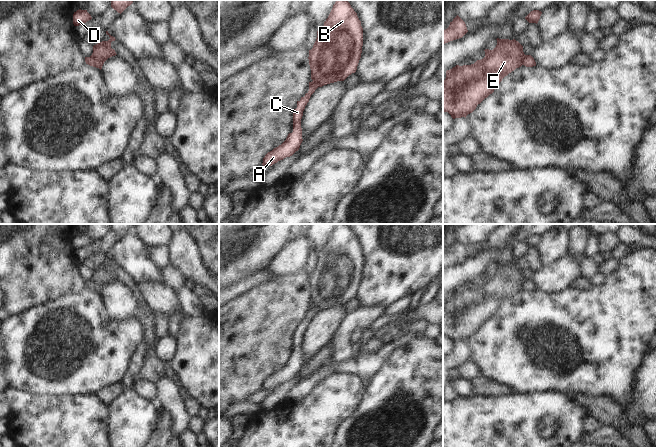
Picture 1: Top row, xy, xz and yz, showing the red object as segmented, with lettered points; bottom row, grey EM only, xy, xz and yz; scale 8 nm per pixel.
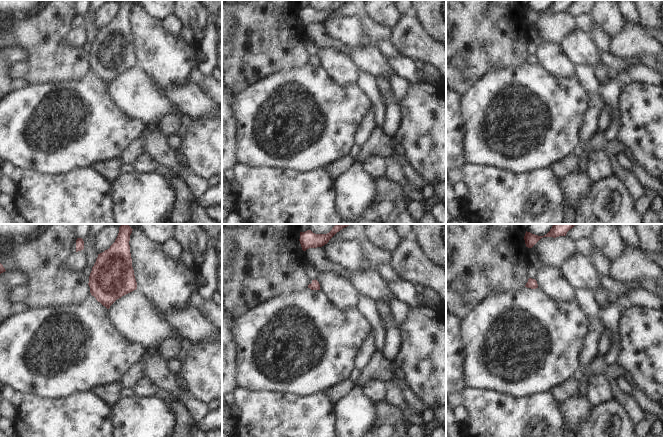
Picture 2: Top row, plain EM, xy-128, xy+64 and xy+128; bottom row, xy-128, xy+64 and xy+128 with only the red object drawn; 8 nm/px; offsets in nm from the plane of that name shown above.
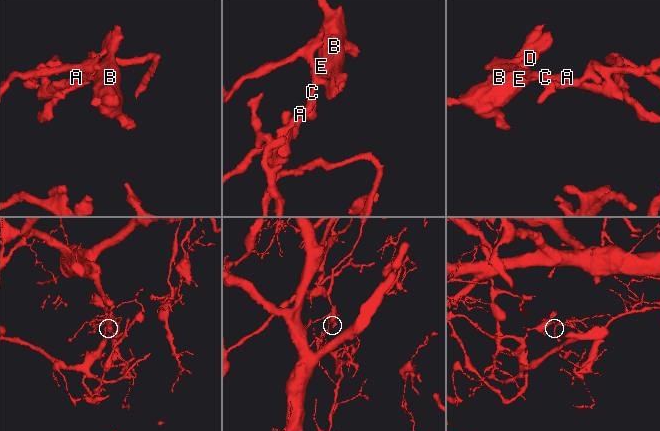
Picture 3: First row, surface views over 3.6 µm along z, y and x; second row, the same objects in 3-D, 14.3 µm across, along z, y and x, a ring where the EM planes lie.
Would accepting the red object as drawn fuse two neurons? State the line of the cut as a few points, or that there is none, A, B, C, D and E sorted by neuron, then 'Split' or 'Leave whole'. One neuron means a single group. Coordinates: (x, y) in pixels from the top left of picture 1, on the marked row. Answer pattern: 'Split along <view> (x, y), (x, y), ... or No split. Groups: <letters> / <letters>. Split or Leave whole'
Split along xy (90, 56), (94, 60), (95, 66). Groups: A C / B D E. Split

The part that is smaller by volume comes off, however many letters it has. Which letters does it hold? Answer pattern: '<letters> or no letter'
B, D, E

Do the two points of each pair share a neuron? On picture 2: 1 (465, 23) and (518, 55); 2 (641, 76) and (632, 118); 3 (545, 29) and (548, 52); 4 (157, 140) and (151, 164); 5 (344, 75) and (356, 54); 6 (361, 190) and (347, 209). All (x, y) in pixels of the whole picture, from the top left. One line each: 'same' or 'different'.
1: same
2: different
3: different
4: different
5: different
6: same

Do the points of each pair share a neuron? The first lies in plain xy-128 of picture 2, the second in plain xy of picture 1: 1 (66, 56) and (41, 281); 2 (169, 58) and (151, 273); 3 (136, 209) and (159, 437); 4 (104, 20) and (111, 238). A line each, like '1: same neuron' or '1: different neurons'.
1: same neuron
2: same neuron
3: different neurons
4: different neurons

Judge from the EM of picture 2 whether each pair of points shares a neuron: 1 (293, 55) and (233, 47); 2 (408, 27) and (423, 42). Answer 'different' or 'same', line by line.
1: same
2: same

